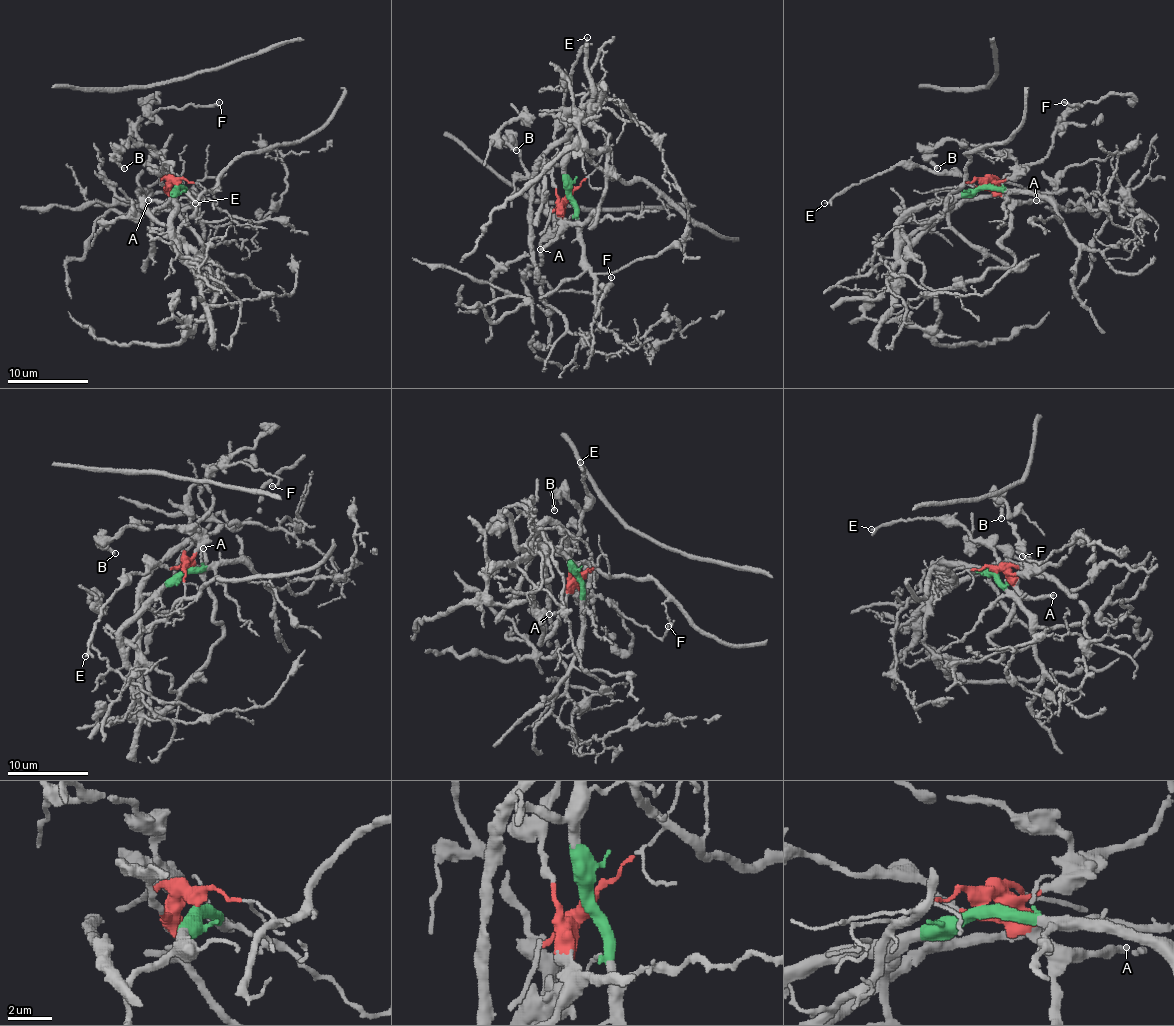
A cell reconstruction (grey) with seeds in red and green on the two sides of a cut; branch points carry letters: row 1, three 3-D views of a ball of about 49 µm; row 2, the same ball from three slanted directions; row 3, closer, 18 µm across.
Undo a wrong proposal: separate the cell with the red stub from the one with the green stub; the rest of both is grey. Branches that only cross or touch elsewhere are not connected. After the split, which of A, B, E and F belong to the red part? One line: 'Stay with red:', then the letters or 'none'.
Stay with red: A, B, E, F

